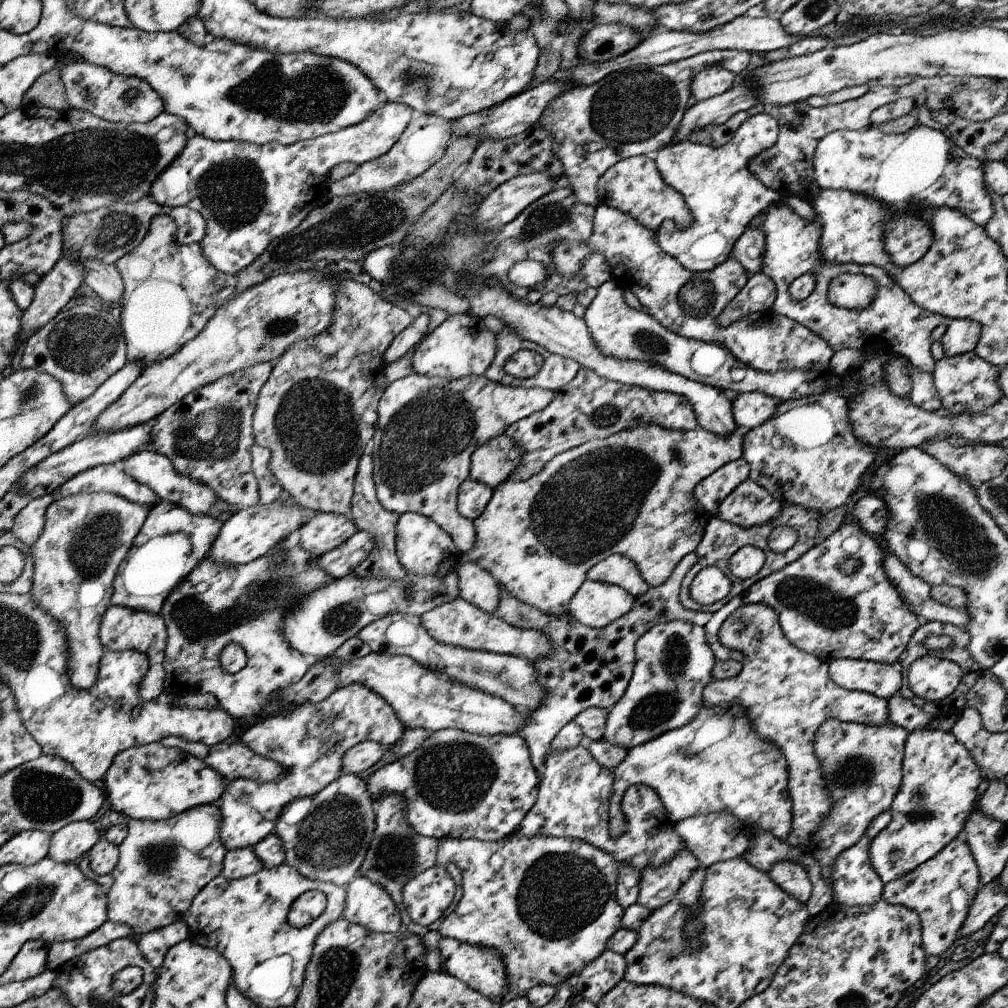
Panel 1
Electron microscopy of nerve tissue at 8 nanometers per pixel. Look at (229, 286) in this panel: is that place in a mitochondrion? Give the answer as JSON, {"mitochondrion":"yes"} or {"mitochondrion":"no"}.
{"mitochondrion":"no"}

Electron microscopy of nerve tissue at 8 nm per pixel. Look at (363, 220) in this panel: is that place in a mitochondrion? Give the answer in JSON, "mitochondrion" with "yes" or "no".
{"mitochondrion":"yes"}

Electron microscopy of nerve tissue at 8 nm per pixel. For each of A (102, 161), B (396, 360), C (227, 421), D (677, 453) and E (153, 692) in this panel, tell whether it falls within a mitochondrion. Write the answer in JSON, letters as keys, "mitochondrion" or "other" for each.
{"A":"mitochondrion","B":"other","C":"mitochondrion","D":"mitochondrion","E":"other"}

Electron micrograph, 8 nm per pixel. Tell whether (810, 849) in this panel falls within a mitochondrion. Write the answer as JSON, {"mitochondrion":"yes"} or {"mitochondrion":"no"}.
{"mitochondrion":"no"}

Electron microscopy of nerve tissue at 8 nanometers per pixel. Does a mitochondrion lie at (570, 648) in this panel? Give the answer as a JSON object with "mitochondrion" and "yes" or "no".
{"mitochondrion":"no"}

